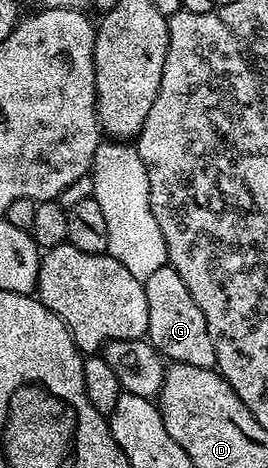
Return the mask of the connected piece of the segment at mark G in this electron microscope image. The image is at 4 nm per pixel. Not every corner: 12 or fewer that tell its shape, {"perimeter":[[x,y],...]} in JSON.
{"perimeter":[[167,264],[144,279],[148,342],[214,369],[207,320]]}

